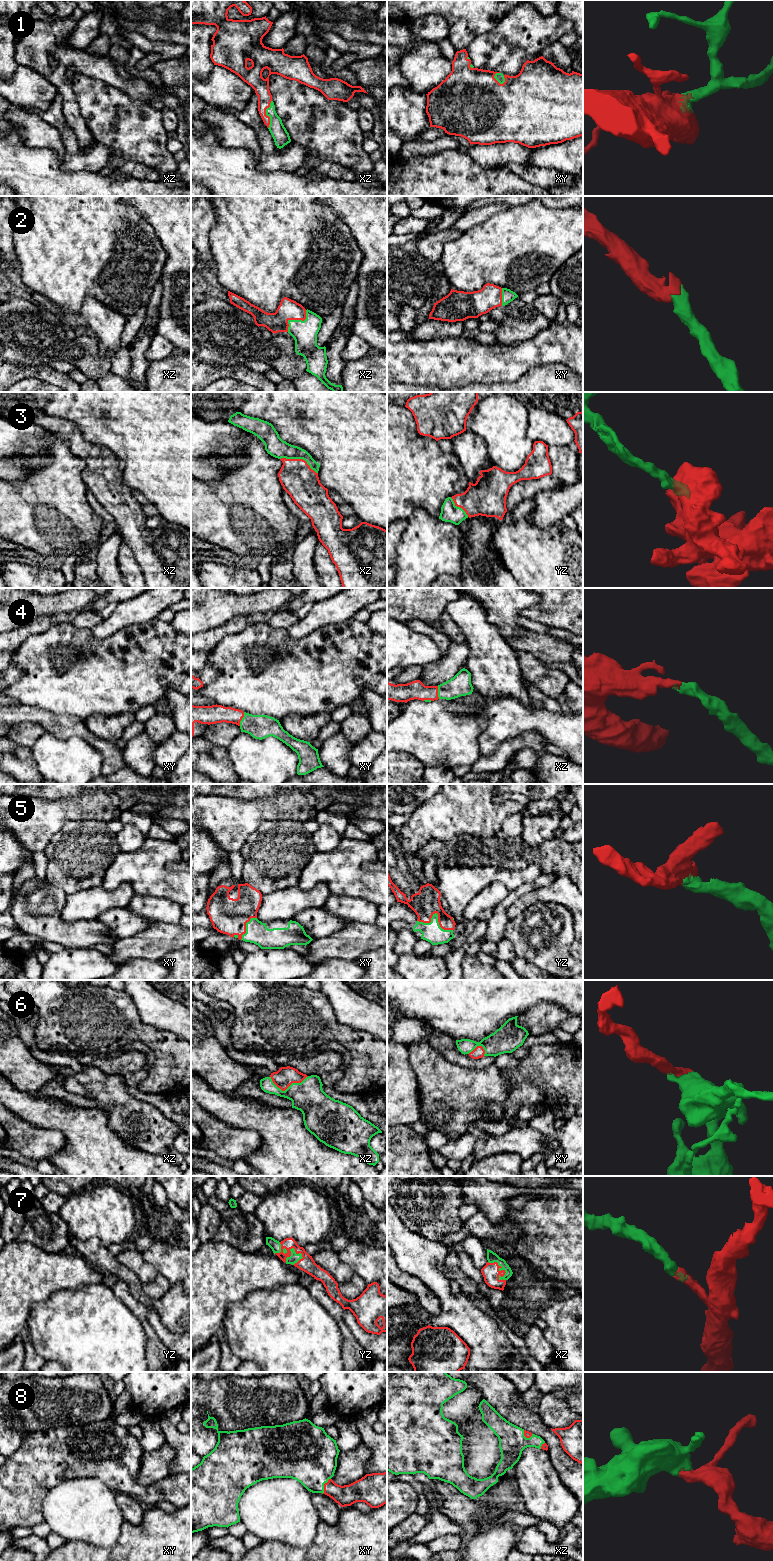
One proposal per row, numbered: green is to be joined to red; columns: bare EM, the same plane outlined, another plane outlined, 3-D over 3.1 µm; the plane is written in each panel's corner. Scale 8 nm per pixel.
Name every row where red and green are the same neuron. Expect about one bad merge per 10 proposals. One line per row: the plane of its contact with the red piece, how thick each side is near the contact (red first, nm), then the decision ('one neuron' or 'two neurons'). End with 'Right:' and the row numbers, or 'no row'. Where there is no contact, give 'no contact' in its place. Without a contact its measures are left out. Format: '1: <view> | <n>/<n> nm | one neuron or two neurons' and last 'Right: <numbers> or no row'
1: xz | 130/130 nm | one neuron
2: xz | 160/190 nm | one neuron
3: xz | 280/160 nm | one neuron
4: xy | 150/190 nm | one neuron
5: yz | 200/160 nm | one neuron
6: xz | 160/260 nm | one neuron
7: xz | 140/90 nm | one neuron
8: xy | 170/420 nm | one neuron
Right: 1, 2, 3, 4, 5, 6, 7, 8

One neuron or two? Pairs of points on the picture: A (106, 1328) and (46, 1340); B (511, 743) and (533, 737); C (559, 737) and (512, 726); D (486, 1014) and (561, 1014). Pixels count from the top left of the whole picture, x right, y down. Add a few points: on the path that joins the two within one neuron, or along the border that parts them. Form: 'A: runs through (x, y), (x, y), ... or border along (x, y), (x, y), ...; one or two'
A: runs through (91, 1329), (61, 1330); one
B: runs through (516, 743), (528, 740); one
C: runs through (547, 725), (524, 724); one
D: border along (541, 1001), (518, 1016); two

